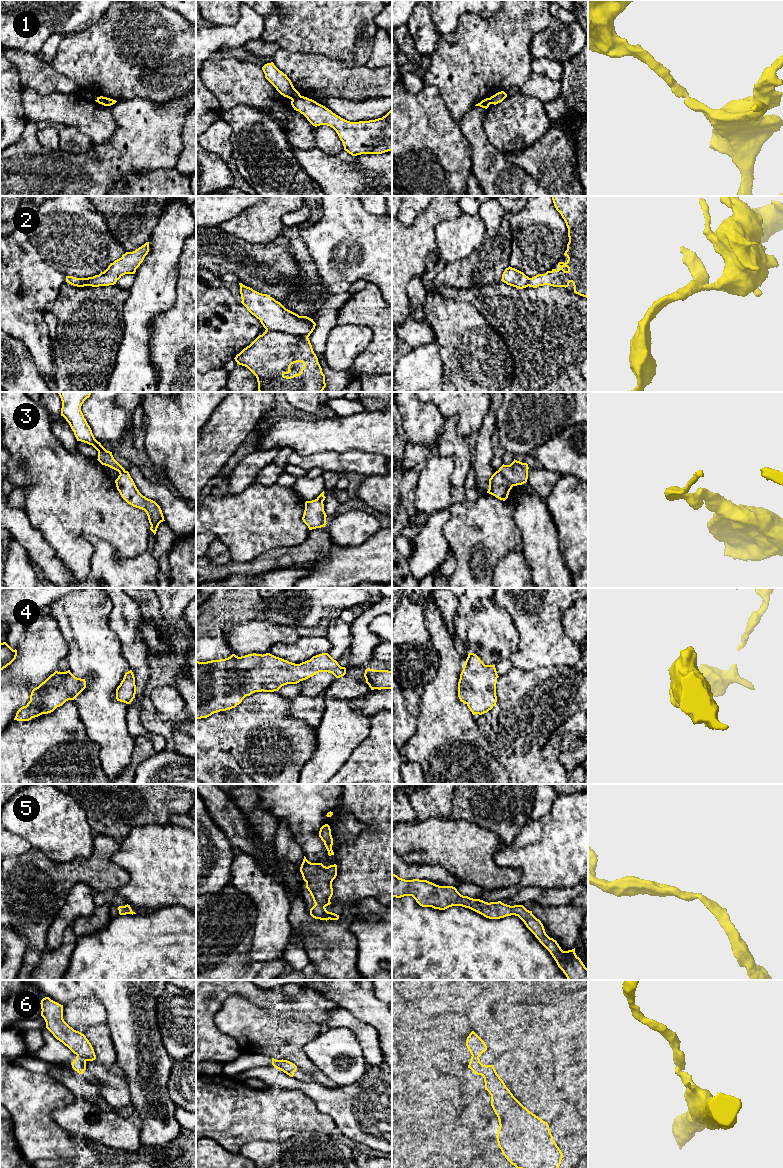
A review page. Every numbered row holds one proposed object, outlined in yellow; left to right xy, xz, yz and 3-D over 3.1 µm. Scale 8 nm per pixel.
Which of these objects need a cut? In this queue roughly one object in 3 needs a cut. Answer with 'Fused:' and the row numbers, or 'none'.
Fused: 1, 2, 3, 6

